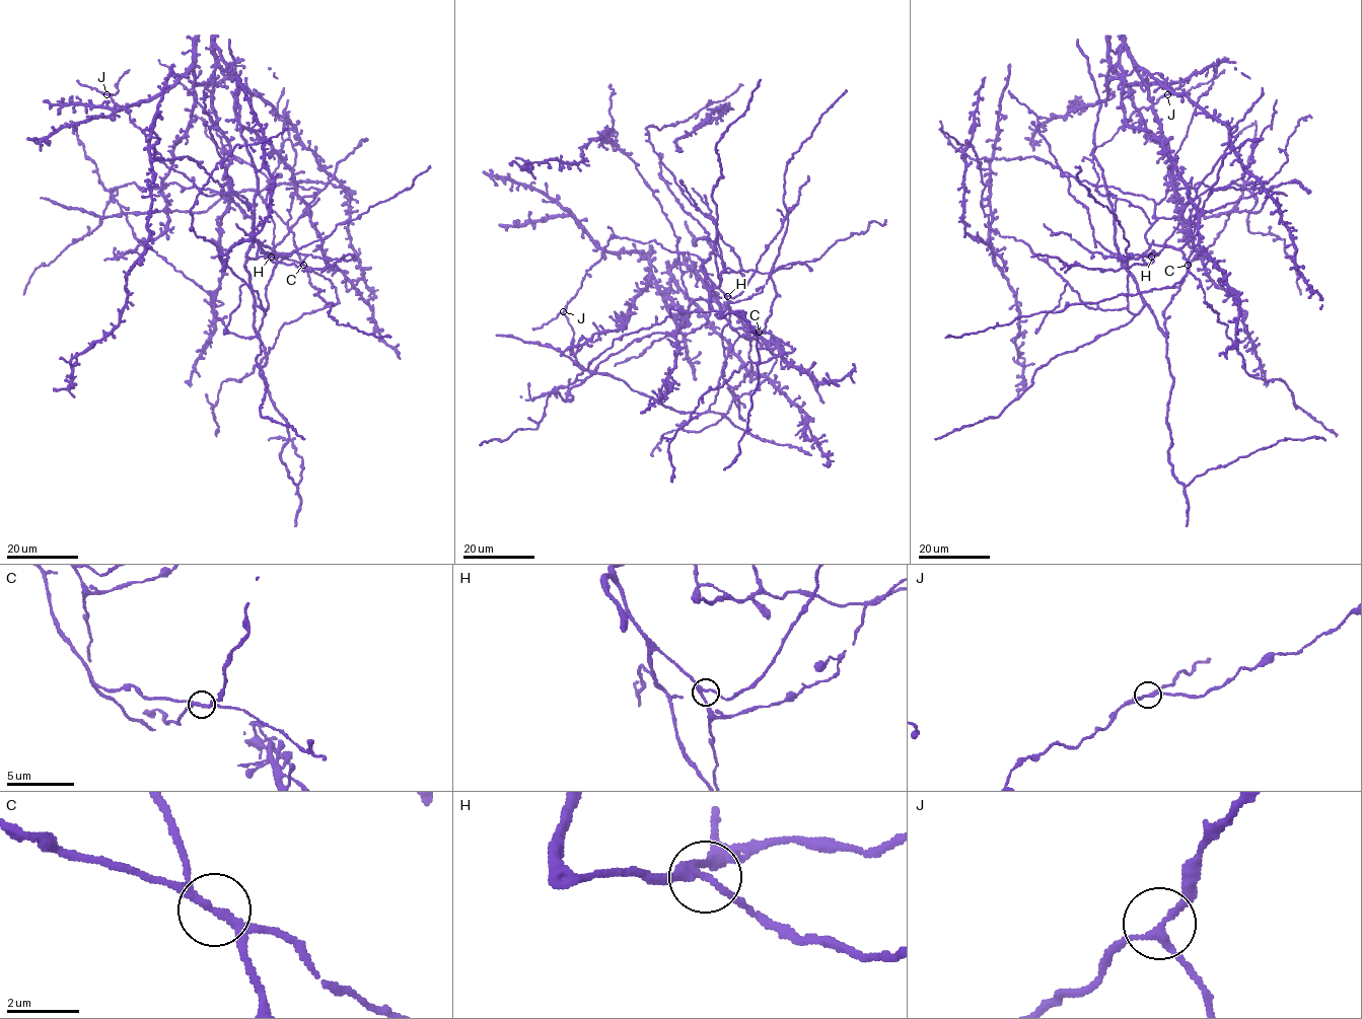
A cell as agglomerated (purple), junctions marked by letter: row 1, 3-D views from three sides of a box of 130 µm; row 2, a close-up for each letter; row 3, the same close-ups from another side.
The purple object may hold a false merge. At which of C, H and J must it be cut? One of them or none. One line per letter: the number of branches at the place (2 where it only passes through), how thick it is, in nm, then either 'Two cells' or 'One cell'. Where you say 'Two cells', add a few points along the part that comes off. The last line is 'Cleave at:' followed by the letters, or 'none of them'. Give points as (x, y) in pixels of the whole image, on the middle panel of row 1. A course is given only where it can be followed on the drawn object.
C: Branches: 4. Thickness 200 nm. Two cells. Course of the part to remove: (760, 332), (734, 343), (715, 399), (704, 413), (665, 407), (623, 380), (581, 369), (559, 351), (496, 335)
H: Branches: 3. Thickness 240 nm. One cell
J: Branches: 3. Thickness 200 nm. One cell
Cleave at: C

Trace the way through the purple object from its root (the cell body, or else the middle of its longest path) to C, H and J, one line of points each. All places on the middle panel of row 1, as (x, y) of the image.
C: (711, 281), (720, 311), (733, 329), (760, 332)
H: (711, 281), (727, 296)
J: (711, 281), (709, 295), (696, 255), (669, 251), (654, 240), (612, 237), (563, 311)

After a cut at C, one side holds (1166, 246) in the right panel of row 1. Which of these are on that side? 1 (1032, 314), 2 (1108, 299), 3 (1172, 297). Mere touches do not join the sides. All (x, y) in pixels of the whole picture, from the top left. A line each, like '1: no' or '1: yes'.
1: no
2: no
3: yes

